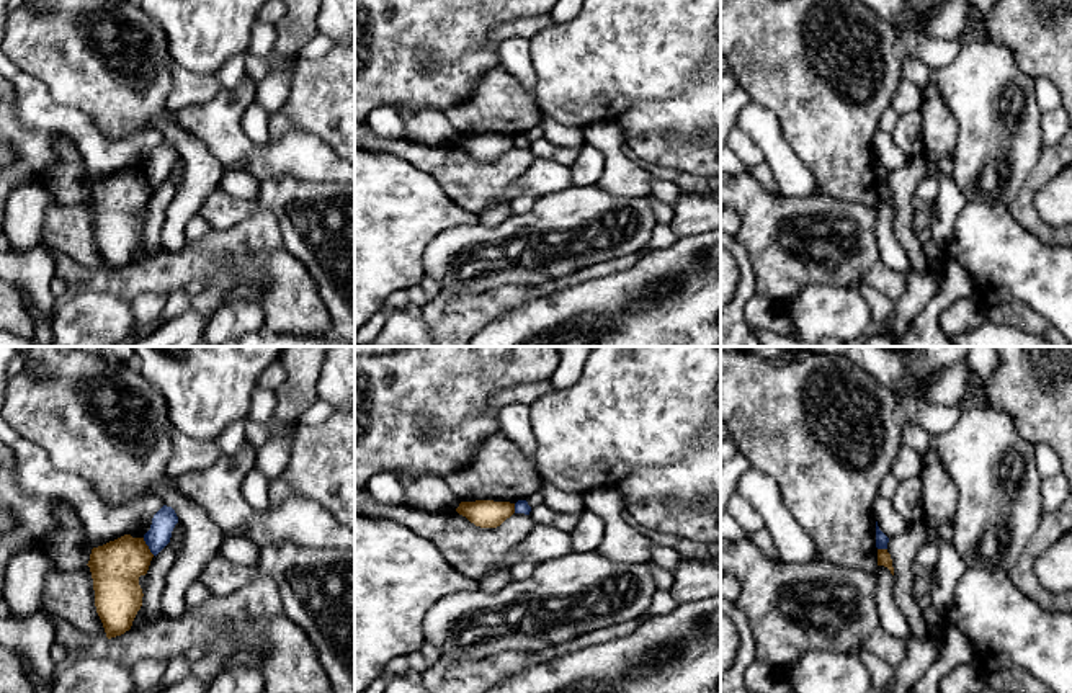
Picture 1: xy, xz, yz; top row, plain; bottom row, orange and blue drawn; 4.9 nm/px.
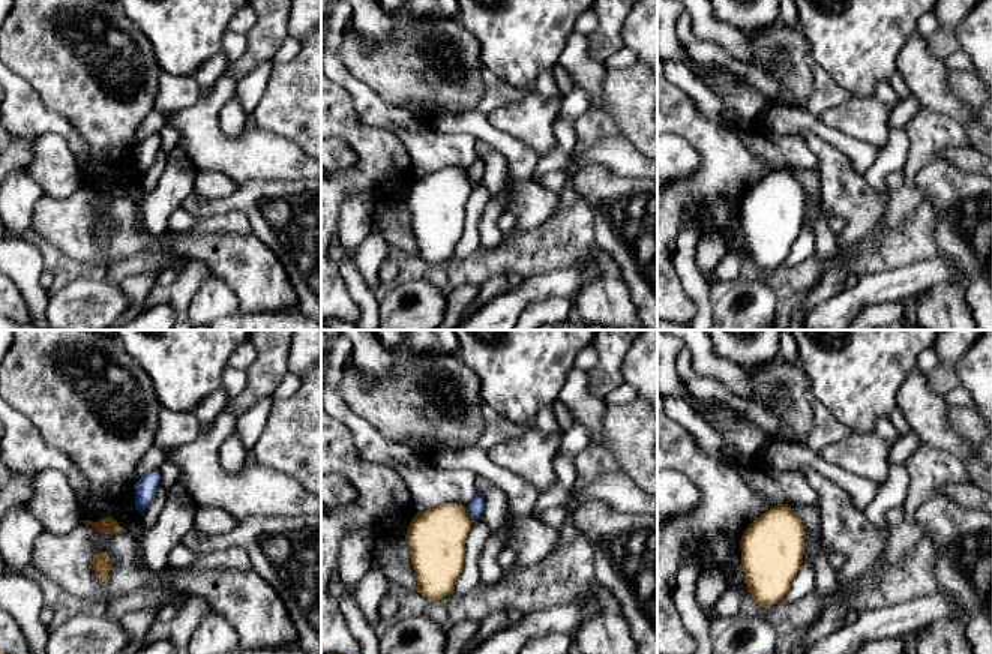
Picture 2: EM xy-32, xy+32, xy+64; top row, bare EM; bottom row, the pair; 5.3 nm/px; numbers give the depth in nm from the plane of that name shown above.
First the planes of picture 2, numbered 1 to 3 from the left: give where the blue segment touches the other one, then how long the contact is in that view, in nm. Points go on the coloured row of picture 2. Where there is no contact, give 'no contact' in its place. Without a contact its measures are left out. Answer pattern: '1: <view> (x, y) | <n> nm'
1: no contact
2: xy+32 (467, 512) | 60 nm
3: no contact

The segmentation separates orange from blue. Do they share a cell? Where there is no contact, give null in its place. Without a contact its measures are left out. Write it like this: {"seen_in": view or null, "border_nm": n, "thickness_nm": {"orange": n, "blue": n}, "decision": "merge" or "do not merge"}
{"seen_in": "xy", "border_nm": 110, "thickness_nm": {"orange": 260, "blue": 120}, "decision": "do not merge"}

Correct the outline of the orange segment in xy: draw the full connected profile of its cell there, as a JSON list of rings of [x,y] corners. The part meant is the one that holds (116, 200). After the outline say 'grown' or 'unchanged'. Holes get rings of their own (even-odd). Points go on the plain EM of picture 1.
[[[131,168],[92,183],[87,199],[93,212],[96,247],[108,273],[131,263],[144,230],[139,211],[147,208],[152,191],[144,172]]] | unchanged

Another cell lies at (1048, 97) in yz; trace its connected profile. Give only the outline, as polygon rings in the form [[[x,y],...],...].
[[[1036,77],[1034,88],[1038,108],[1041,110],[1041,113],[1047,113],[1062,106],[1057,88],[1046,77]]]

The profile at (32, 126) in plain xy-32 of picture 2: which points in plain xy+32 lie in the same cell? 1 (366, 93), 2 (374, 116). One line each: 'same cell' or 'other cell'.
1: same cell
2: same cell

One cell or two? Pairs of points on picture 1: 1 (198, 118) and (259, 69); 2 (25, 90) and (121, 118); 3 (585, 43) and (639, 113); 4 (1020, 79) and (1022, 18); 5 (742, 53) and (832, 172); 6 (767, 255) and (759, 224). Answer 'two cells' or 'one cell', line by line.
1: two cells
2: two cells
3: two cells
4: two cells
5: one cell
6: one cell

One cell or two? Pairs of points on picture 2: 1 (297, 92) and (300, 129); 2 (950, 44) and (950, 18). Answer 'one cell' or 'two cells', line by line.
1: one cell
2: one cell

